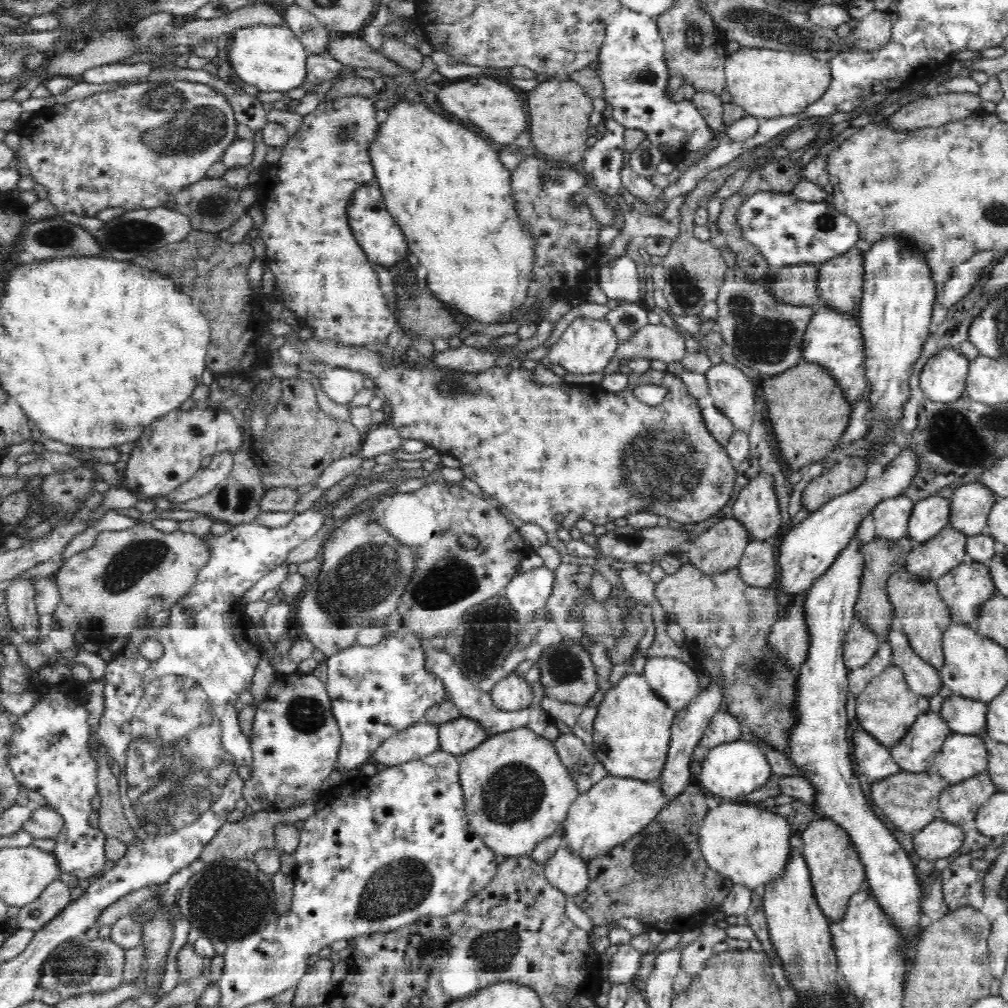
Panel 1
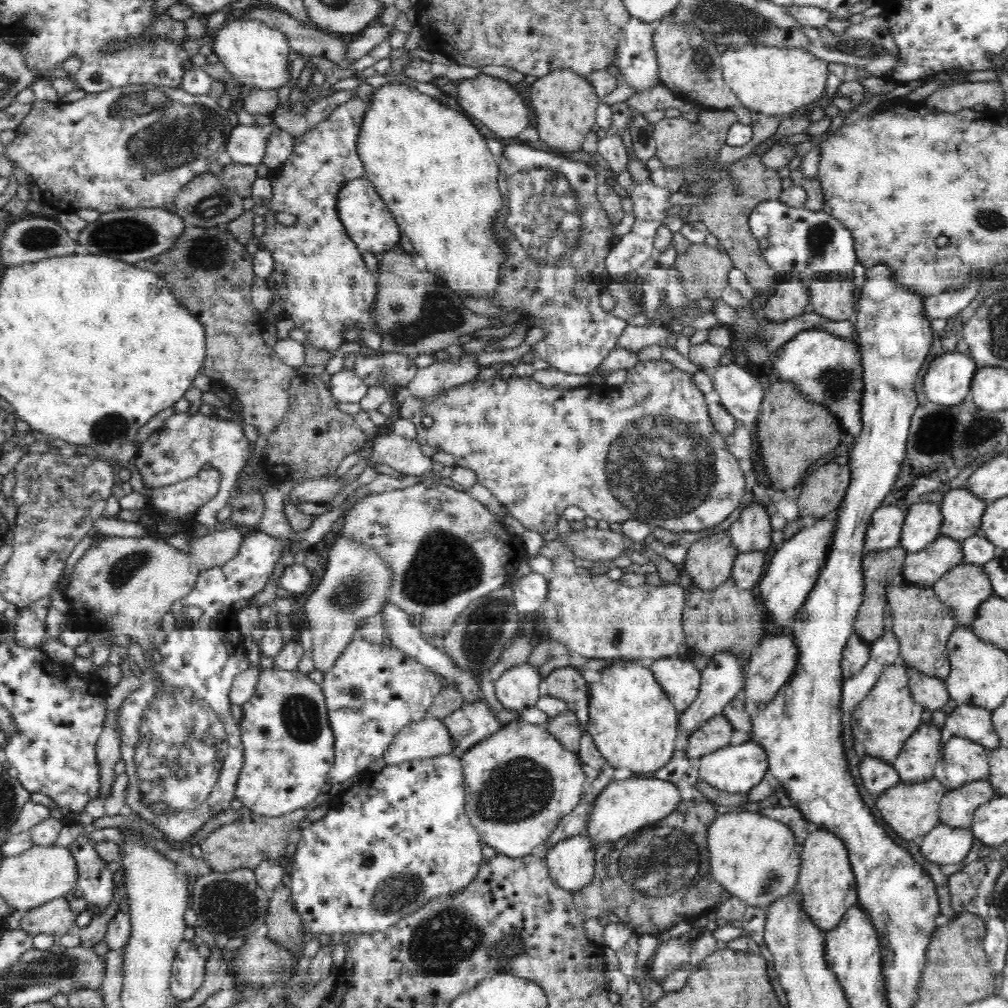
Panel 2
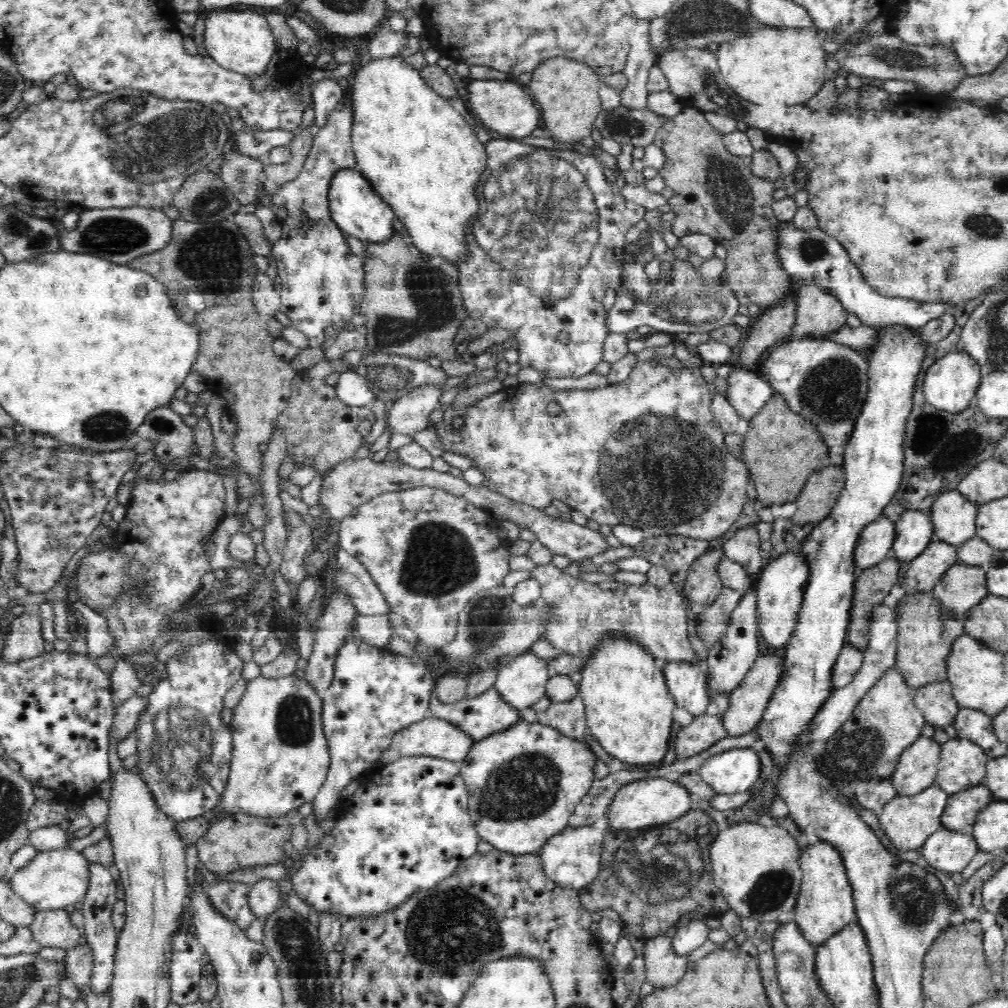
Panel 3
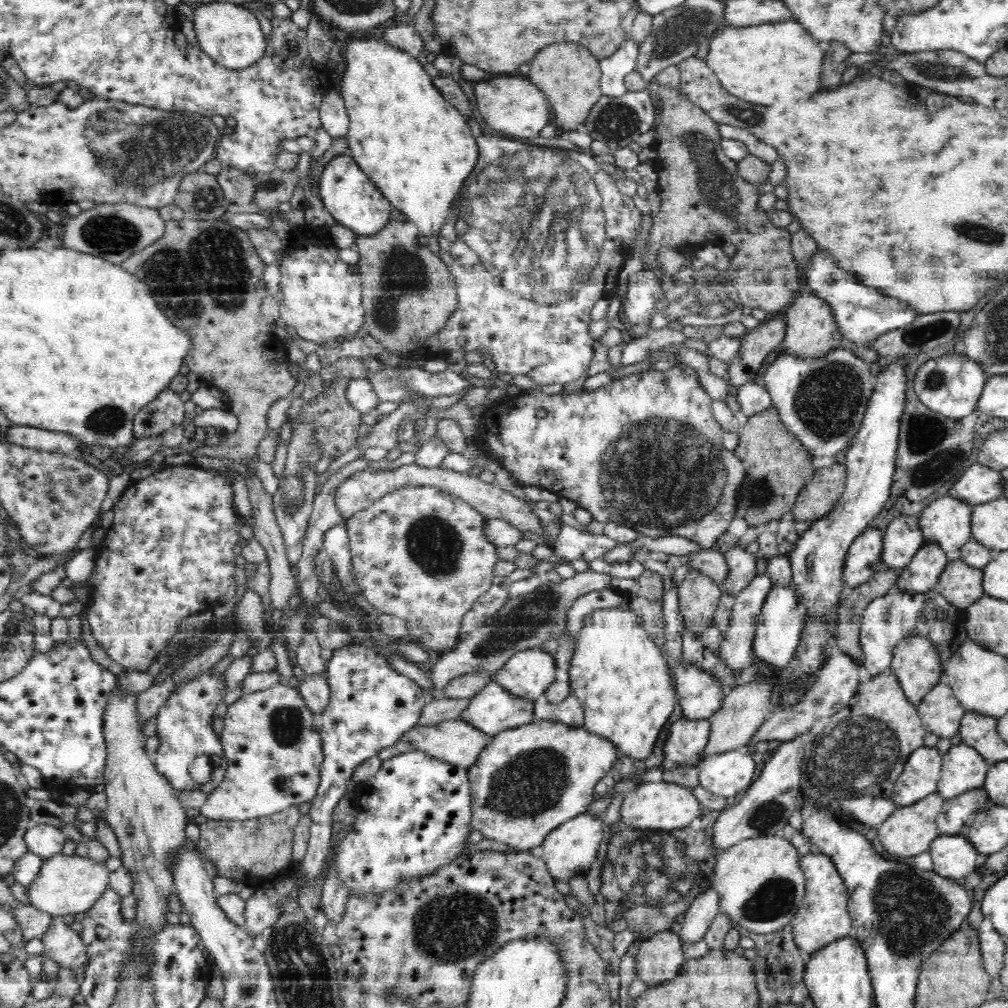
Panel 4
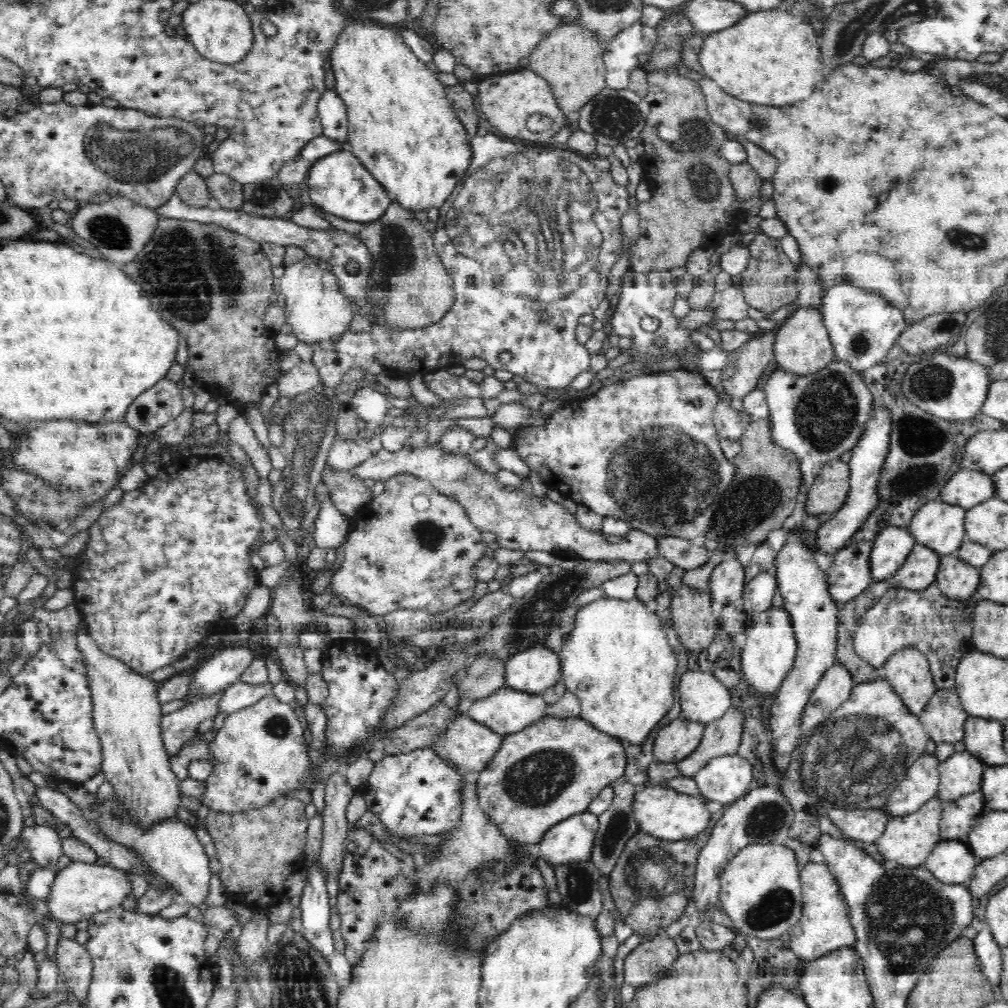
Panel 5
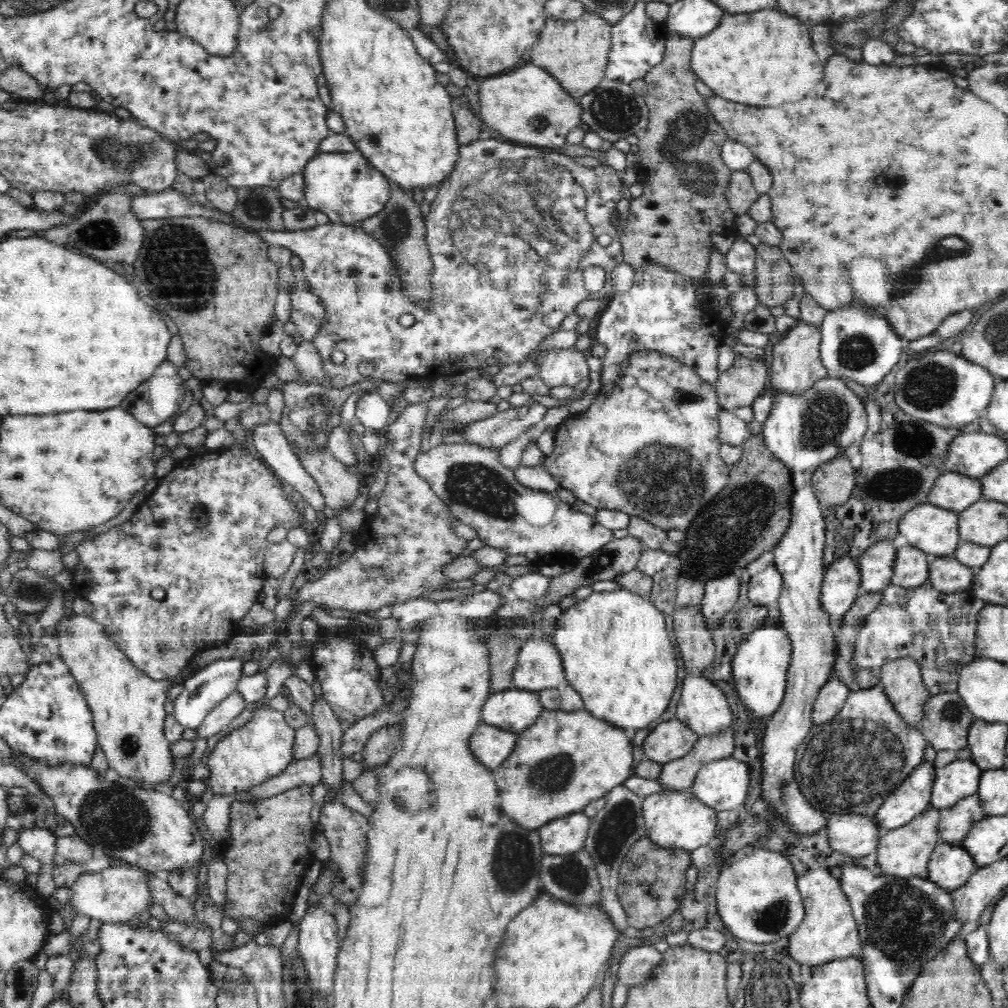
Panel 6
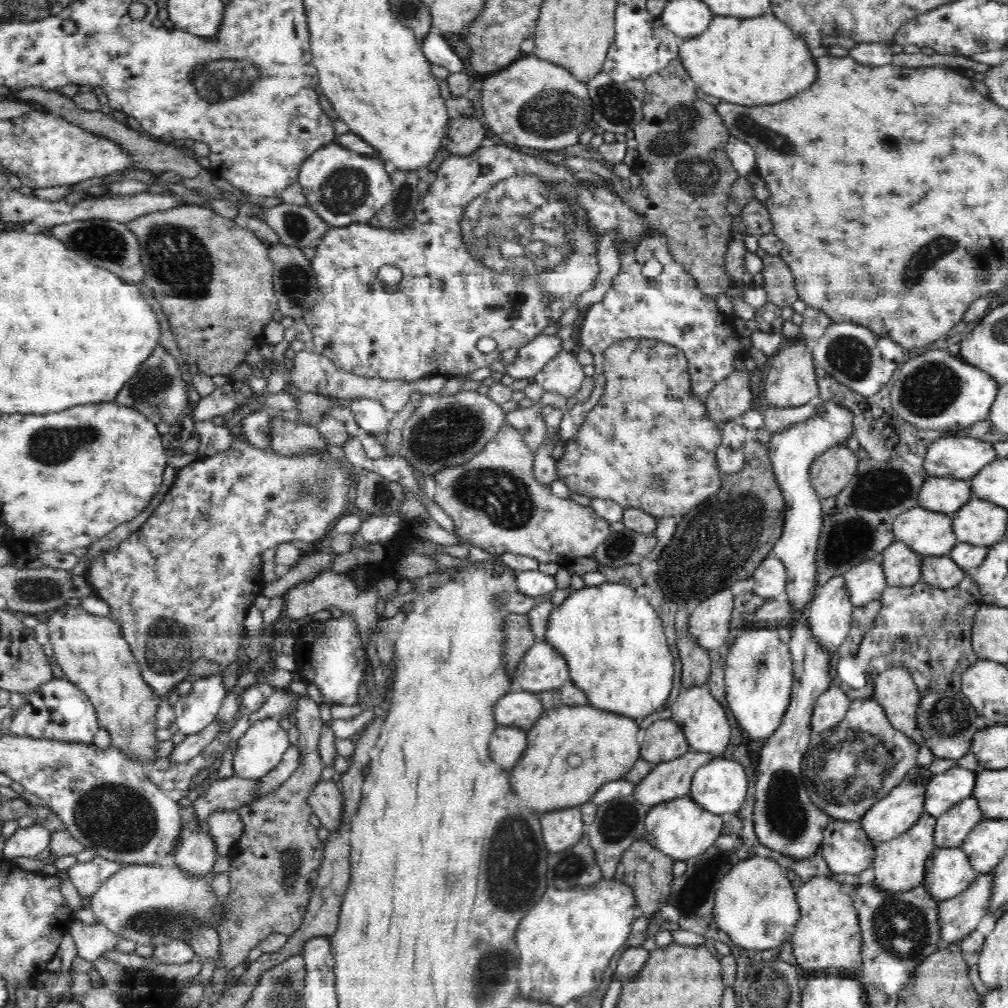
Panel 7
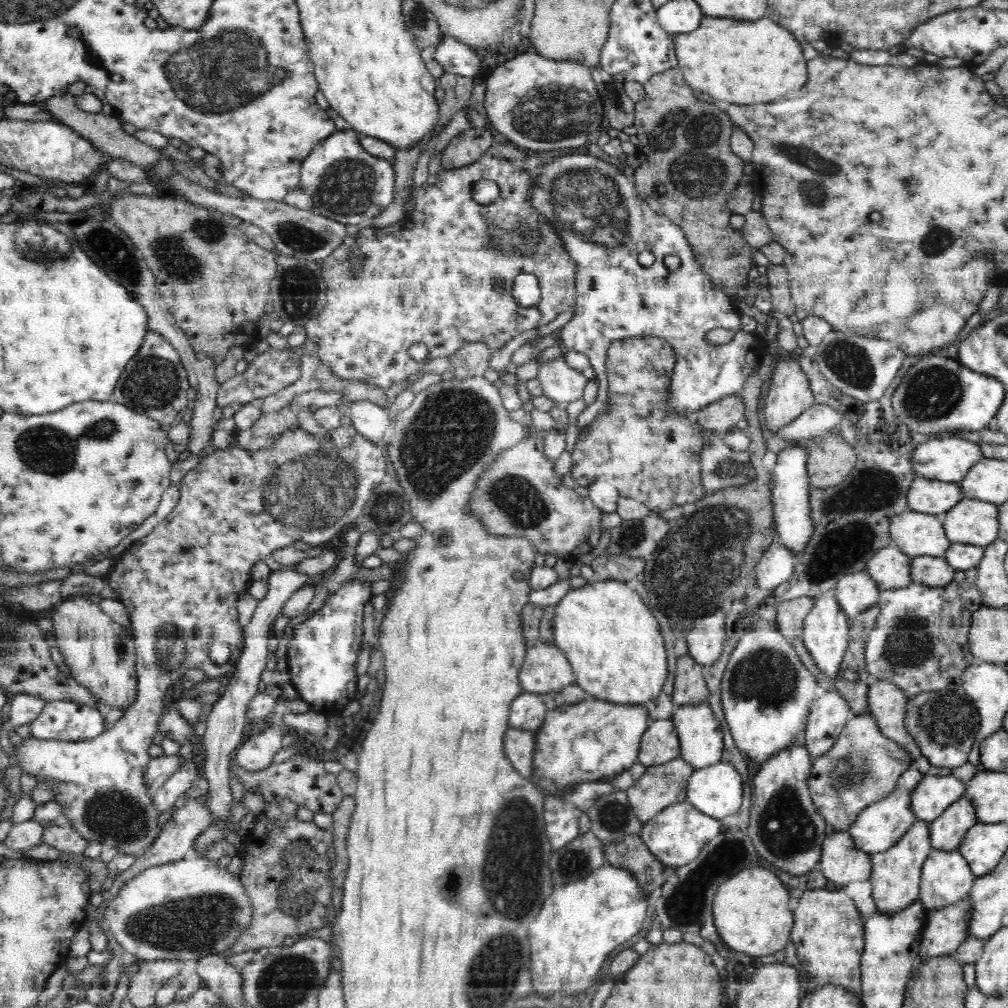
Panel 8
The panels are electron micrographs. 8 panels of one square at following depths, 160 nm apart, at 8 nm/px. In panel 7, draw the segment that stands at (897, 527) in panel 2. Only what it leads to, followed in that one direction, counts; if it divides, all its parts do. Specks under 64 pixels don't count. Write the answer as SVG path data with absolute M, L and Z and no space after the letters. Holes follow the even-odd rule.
M842 574L830 578L824 586L820 586L818 594L808 605L811 632L814 632L816 640L820 640L828 652L834 653L846 640L854 609Z

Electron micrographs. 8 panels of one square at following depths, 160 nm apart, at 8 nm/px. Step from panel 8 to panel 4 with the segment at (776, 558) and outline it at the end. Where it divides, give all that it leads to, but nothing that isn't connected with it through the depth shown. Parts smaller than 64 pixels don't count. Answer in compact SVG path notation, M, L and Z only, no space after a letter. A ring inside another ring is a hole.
M766 572L763 575L756 575L744 590L735 594L736 604L732 608L730 624L725 631L724 639L717 649L718 656L725 662L725 667L732 672L740 672L744 669L752 668L752 651L754 651L754 637L759 623L759 616L764 606L766 596L772 588L770 575Z

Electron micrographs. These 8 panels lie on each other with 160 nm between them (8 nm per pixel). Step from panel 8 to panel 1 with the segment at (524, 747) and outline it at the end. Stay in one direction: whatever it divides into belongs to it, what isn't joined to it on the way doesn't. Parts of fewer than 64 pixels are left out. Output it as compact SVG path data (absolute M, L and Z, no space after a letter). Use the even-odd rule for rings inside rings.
M421 721L380 744L368 762L396 766L418 760L439 749L439 726Z

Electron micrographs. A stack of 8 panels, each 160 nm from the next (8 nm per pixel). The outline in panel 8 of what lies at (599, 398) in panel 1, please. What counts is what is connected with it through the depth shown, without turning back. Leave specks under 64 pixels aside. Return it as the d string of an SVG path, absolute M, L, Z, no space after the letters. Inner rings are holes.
M652 336L626 338L610 344L605 357L608 404L592 424L581 428L578 442L571 452L570 472L577 489L586 490L596 479L604 479L620 495L634 499L659 514L705 497L706 488L703 487L700 465L700 451L706 443L703 430L693 415L675 412L670 405L671 374L675 370L676 354L667 340Z

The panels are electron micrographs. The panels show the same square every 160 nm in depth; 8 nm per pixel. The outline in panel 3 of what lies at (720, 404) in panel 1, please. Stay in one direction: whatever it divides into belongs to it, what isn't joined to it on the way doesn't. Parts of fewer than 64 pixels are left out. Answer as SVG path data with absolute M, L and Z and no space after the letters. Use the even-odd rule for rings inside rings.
M734 368L726 380L728 402L736 409L740 418L748 421L776 393L763 375L749 369Z

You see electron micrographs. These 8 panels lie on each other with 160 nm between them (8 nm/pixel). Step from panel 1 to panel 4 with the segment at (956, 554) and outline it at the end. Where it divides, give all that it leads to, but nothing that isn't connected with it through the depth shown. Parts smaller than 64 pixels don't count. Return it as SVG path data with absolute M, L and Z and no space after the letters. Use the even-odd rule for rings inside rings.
M924 543L905 567L897 569L895 590L912 594L931 591L951 557L938 544Z

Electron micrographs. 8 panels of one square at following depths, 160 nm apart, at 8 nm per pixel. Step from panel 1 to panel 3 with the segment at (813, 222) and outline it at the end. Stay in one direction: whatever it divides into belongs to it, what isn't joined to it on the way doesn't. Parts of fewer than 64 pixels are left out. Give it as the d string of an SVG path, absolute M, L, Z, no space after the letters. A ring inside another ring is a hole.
M790 221L780 222L780 226L776 226L776 235L778 243L777 255L782 268L792 276L793 280L802 280L804 285L816 285L820 288L827 288L827 290L834 293L843 304L844 311L858 317L863 326L878 329L880 326L907 325L915 330L917 327L923 327L924 324L940 318L940 316L953 312L954 304L947 301L920 302L914 299L880 295L873 286L866 283L862 271L850 260L848 252L844 249L844 246L840 245L840 242L836 241L836 238L830 237L827 232L820 228L802 230L796 229L794 223Z

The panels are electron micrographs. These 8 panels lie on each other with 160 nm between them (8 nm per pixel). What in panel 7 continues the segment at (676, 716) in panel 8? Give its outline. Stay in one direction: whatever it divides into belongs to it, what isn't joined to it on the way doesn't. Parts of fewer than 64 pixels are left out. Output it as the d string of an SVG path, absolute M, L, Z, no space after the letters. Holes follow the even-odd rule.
M707 685L693 686L682 690L676 702L671 706L674 723L678 723L684 737L687 738L689 750L694 752L711 752L718 758L726 750L731 737L731 726L726 716L726 710L716 698L712 697Z

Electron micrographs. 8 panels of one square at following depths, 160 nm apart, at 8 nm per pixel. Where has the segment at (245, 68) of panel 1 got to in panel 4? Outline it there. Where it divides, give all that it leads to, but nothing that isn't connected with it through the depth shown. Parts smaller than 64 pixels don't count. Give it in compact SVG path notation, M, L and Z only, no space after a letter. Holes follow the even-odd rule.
M216 2L194 6L194 23L199 47L218 64L236 70L252 66L263 58L267 50L267 38L252 12L242 5Z

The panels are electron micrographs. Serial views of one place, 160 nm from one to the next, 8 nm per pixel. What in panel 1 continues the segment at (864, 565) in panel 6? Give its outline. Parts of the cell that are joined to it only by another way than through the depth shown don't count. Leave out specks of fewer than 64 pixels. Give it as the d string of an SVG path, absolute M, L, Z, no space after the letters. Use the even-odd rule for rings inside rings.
M932 495L913 506L907 526L907 537L914 545L919 545L936 536L949 526L951 502L943 497Z

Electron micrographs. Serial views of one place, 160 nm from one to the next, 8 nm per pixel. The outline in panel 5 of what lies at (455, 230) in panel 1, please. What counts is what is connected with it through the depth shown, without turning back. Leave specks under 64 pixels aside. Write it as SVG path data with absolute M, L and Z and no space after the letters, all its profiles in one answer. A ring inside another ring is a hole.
M349 20L347 26L337 36L335 45L332 47L330 55L331 69L334 71L336 94L342 98L346 105L348 117L348 138L346 144L351 153L370 171L375 180L380 182L381 187L389 195L392 201L396 201L402 208L409 210L429 210L431 208L442 207L452 192L456 191L459 184L467 177L467 168L470 166L472 158L470 138L467 136L464 125L459 121L454 110L448 102L445 86L438 81L436 73L430 71L424 61L421 61L402 40L399 27L382 27L381 24L370 23L370 21Z

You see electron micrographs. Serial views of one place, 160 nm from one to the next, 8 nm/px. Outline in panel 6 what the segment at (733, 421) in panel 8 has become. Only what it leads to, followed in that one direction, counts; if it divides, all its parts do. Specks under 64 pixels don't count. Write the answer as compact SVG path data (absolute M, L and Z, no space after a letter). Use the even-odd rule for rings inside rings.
M743 355L720 374L714 383L719 405L726 410L750 406L768 390L767 359L748 359Z

